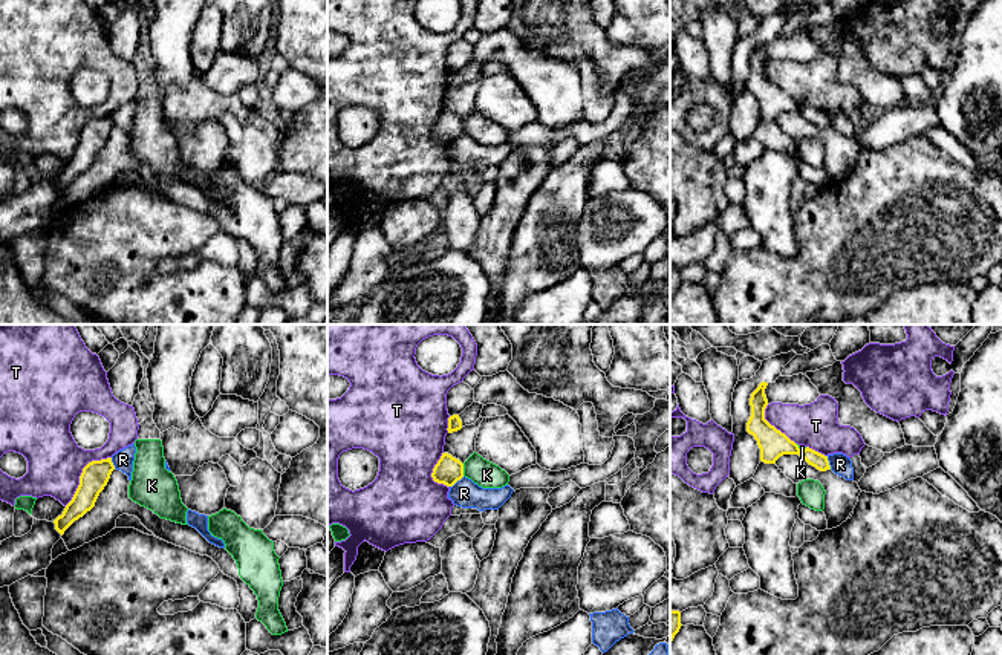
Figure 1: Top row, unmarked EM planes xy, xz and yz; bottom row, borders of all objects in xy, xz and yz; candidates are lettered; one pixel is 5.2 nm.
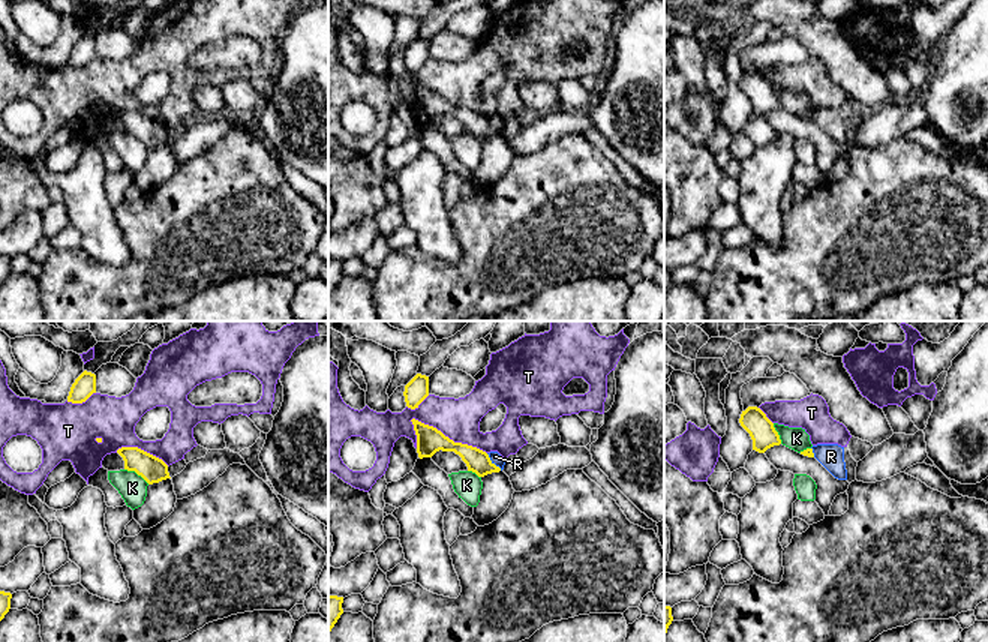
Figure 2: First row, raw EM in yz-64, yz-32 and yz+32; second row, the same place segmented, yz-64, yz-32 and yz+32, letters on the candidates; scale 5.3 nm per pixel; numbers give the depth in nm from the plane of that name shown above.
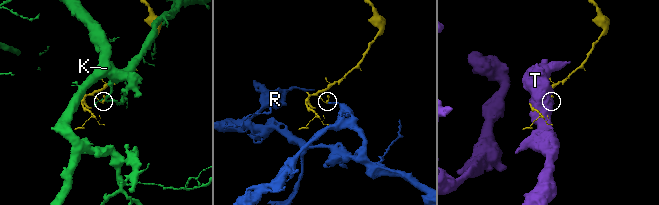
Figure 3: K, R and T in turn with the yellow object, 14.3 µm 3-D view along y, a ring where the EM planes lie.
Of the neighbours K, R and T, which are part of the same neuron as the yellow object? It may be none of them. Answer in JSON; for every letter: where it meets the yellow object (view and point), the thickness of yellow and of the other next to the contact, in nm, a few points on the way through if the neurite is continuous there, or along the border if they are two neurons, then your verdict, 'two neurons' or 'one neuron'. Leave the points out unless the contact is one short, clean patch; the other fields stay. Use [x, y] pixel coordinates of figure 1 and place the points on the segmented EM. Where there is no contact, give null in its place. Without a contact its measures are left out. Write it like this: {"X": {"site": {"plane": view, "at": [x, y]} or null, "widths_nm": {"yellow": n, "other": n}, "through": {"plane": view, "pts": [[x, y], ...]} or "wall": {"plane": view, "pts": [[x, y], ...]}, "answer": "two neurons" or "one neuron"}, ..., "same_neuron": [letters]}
{"K": {"site": {"plane": "xz", "at": [462, 470]}, "widths_nm": {"yellow": 150, "other": 140}, "answer": "two neurons"}, "R": {"site": {"plane": "xz", "at": [456, 481]}, "widths_nm": {"yellow": 150, "other": 150}, "wall": {"plane": "xz", "pts": [[464, 476], [450, 487]]}, "answer": "two neurons"}, "T": {"site": {"plane": "xy", "at": [81, 473]}, "widths_nm": {"yellow": 150, "other": 300}, "answer": "two neurons"}, "same_neuron": []}

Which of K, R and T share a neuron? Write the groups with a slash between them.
K / R / T

